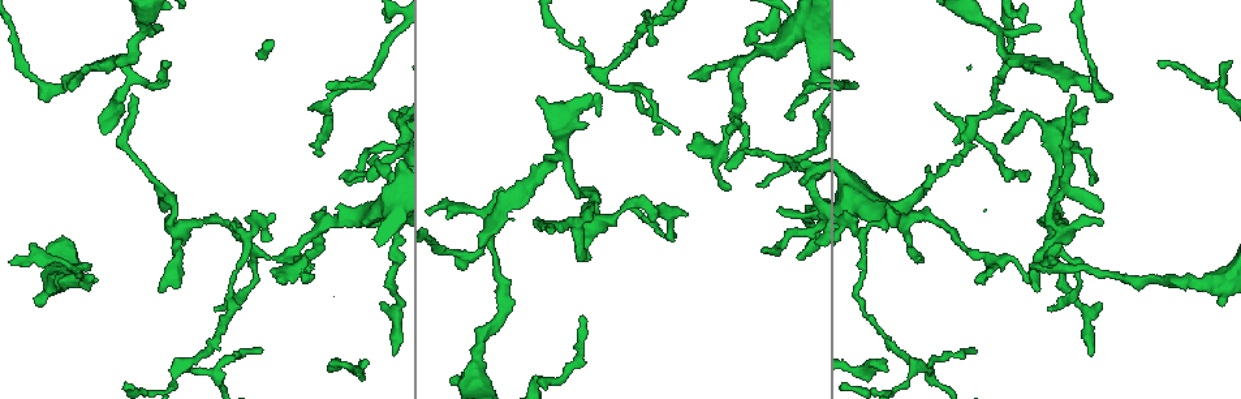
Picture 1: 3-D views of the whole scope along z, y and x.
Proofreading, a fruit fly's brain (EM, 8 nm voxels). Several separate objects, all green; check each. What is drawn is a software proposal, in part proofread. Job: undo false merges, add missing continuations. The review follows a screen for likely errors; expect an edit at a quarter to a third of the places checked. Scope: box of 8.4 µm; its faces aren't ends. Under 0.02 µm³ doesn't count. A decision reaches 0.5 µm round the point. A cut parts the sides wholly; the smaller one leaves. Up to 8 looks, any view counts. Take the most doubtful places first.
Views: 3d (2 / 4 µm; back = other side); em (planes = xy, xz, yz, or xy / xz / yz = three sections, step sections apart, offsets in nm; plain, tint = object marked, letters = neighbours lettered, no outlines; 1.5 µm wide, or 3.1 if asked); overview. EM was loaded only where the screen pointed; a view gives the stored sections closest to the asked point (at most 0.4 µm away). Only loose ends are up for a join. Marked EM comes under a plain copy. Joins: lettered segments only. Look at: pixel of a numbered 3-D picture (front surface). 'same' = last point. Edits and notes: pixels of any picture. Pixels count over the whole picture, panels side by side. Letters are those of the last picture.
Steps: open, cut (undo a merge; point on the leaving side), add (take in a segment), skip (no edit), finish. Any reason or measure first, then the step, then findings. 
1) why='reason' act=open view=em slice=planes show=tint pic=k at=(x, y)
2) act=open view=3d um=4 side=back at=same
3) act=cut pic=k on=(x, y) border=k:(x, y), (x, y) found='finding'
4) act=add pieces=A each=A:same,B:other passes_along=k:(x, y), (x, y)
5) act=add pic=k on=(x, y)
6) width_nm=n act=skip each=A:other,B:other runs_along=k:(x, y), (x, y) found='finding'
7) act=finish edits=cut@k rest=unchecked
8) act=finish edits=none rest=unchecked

why='tapers out' act=open view=em slice=xz step=4 show=letters pic=1 at=(577, 198)

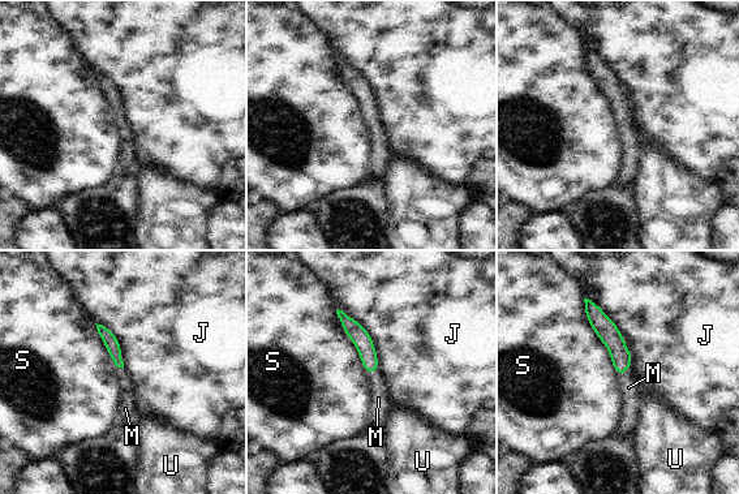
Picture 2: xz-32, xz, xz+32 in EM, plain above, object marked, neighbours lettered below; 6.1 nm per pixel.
why='cut it another way' act=open view=em slice=planes show=letters at=same

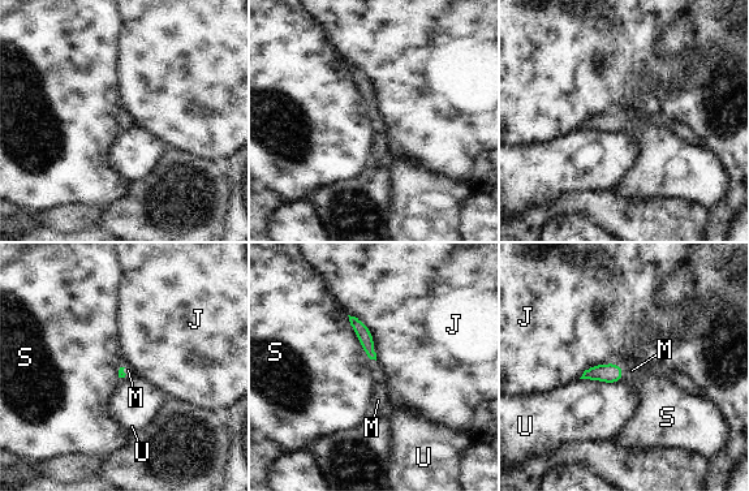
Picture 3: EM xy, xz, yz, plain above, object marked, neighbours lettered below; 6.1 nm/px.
act=add pieces=M each=J:other,M:same,S:other,U:other passes_along=3:(610, 373), (621, 370), (632, 370) found='it goes on there'

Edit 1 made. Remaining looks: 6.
act=open view=overview

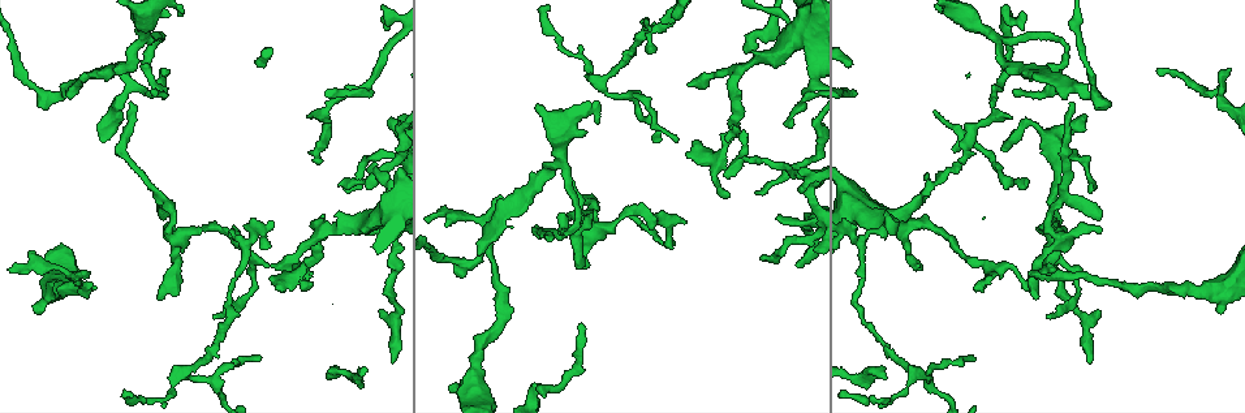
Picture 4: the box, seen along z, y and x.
why='tapers out' act=open view=em slice=planes show=letters pic=4 at=(497, 195)

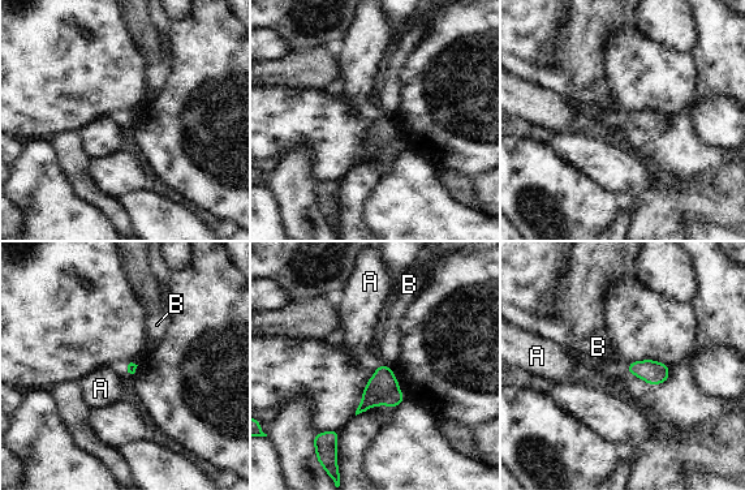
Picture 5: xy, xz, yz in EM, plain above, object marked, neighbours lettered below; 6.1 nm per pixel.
act=skip each=A:other,B:other border=5:(379, 362), (388, 366) found='none of them fits'

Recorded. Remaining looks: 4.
why='abrupt turn' act=open view=3d um=2 pic=4 at=(467, 263)

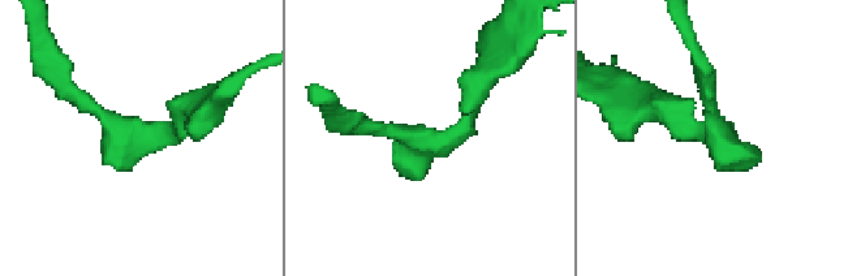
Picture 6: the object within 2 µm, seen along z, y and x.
act=open view=em slice=planes show=tint pic=6 at=(149, 132)

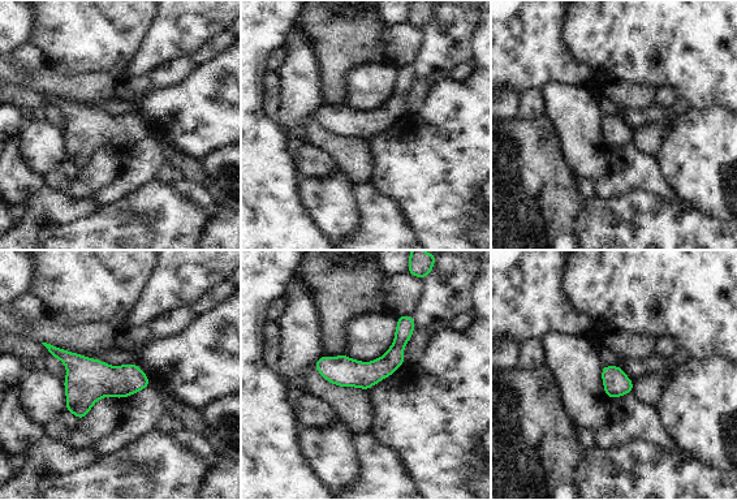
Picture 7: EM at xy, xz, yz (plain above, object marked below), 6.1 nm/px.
why='see the neighbours' act=open view=em slice=planes show=letters at=same

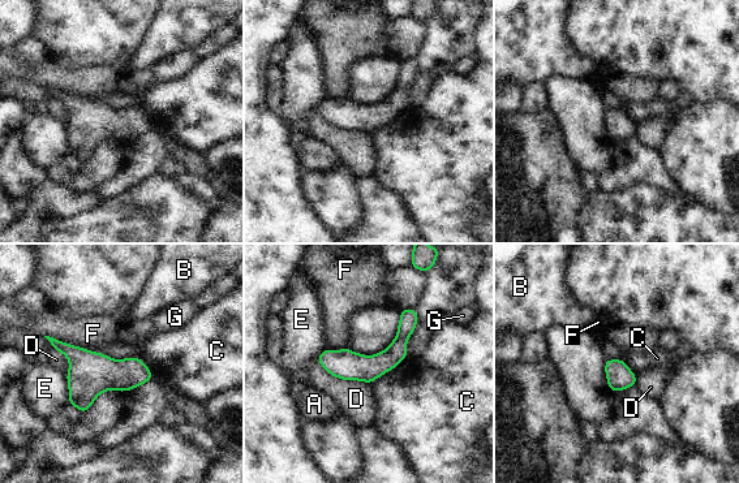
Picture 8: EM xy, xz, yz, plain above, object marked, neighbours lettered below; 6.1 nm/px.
act=skip each=A:other,B:other,C:other,D:other,E:other,F:other,G:other runs_along=8:(412, 311), (379, 363), (322, 361) found='continuous, no second neuron'

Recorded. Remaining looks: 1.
act=finish edits=add@3 rest=unchecked

